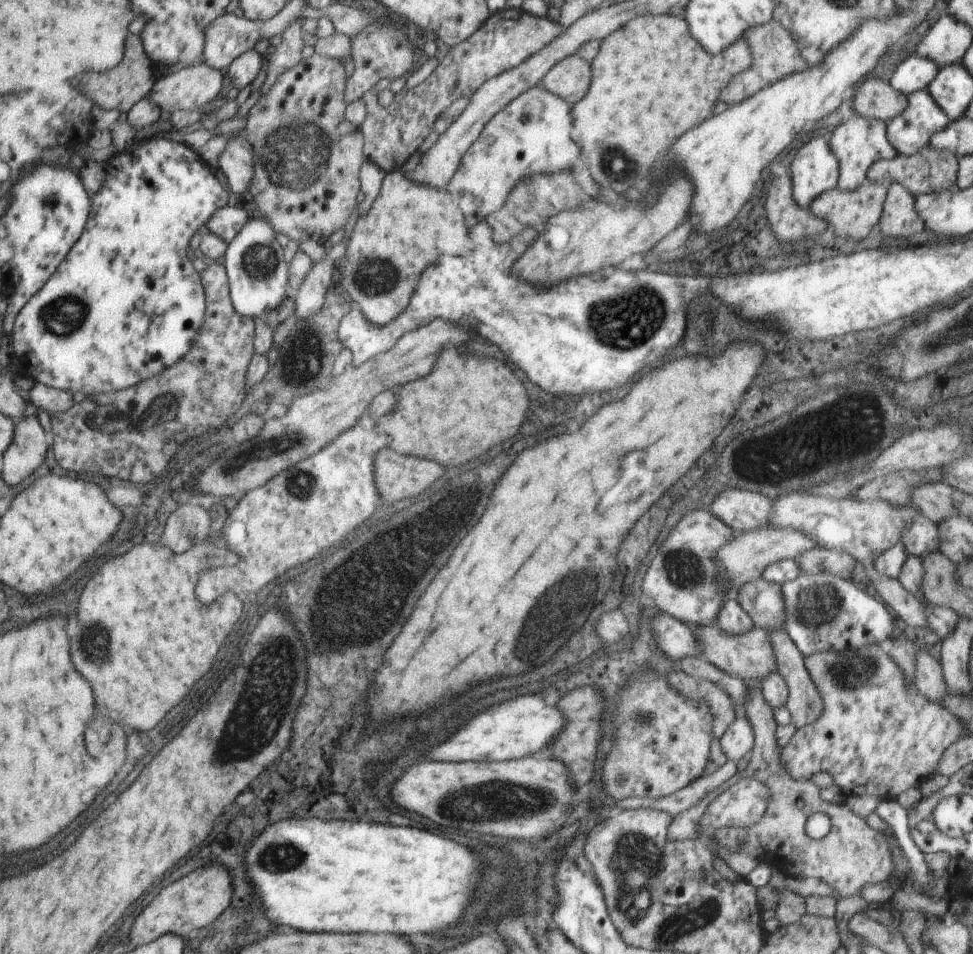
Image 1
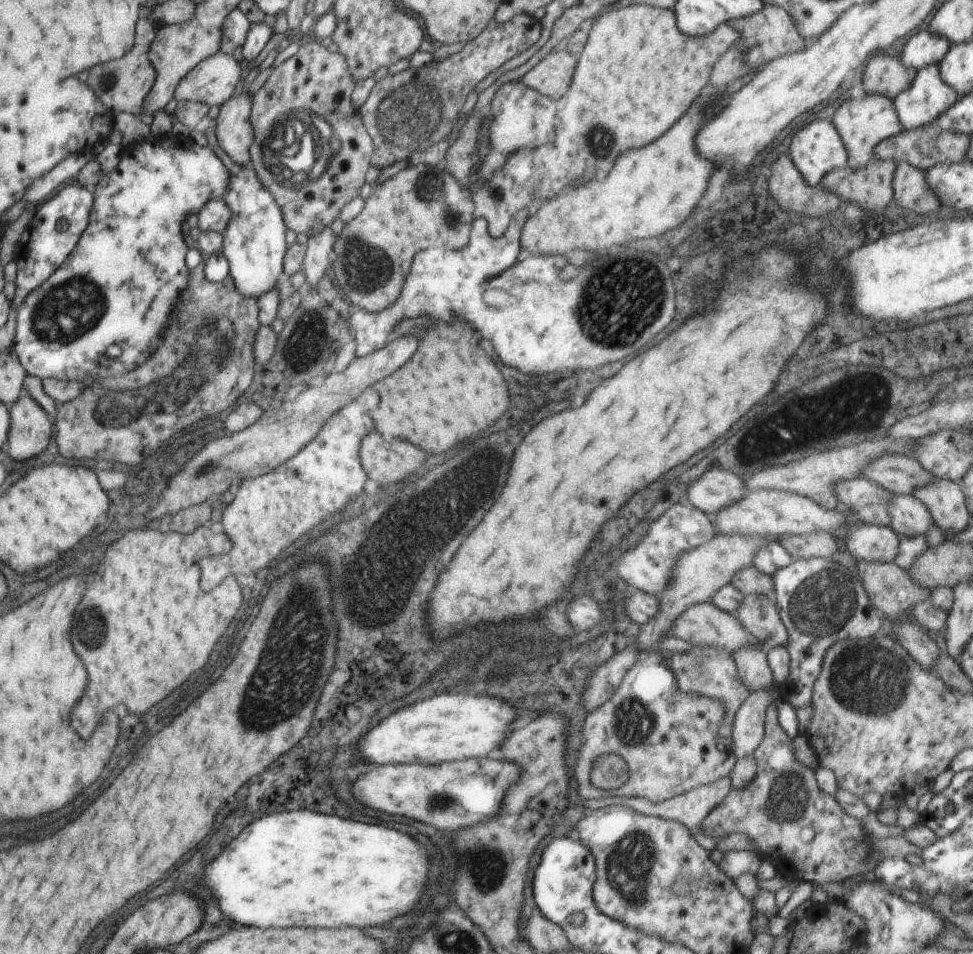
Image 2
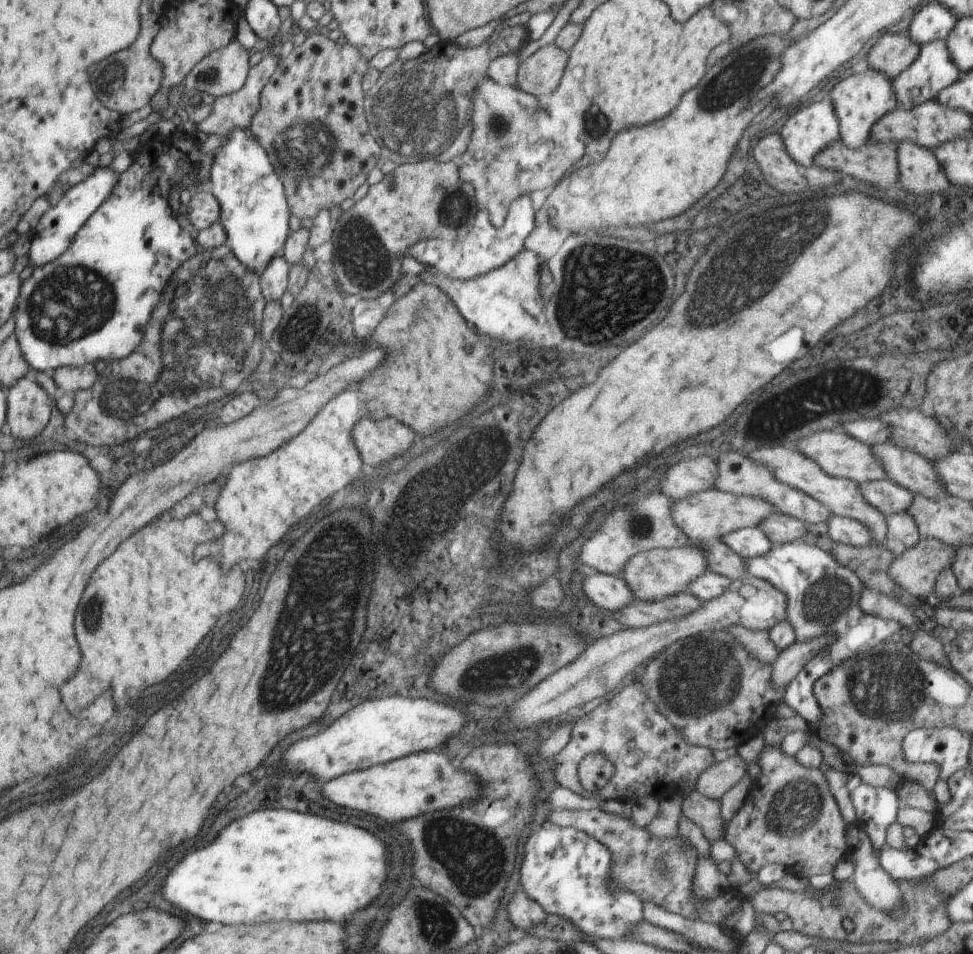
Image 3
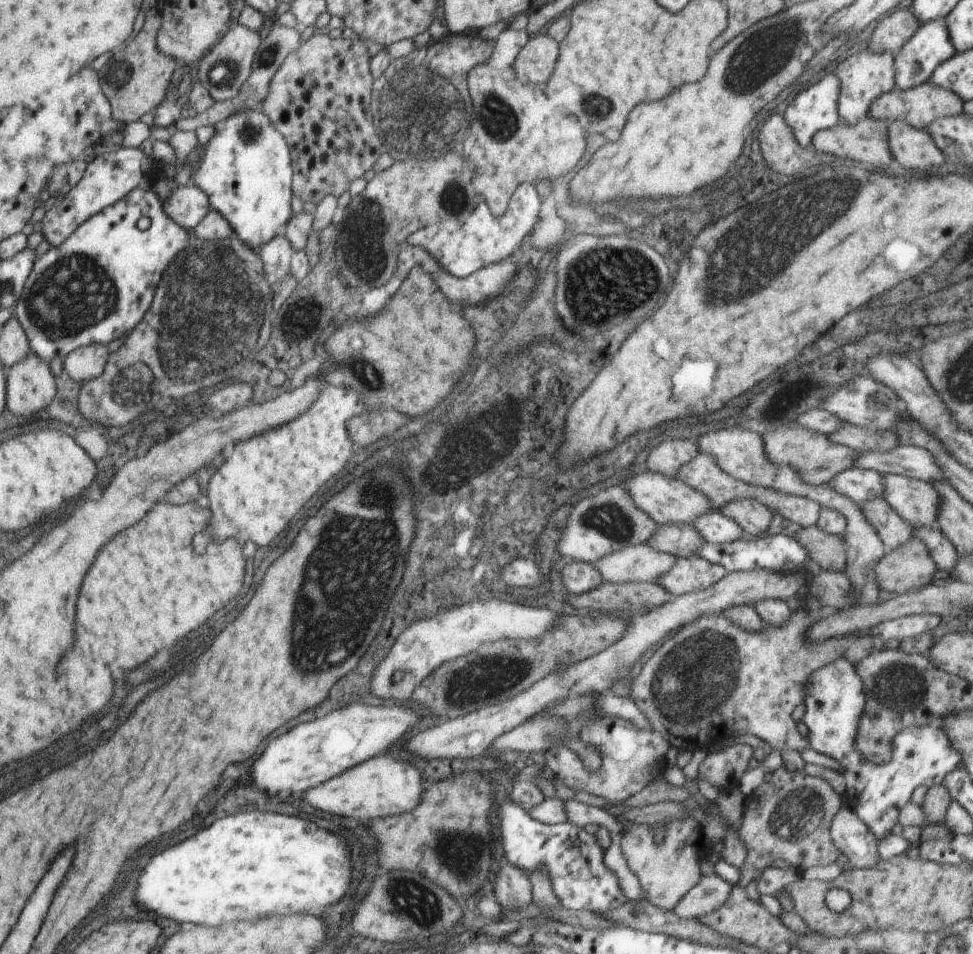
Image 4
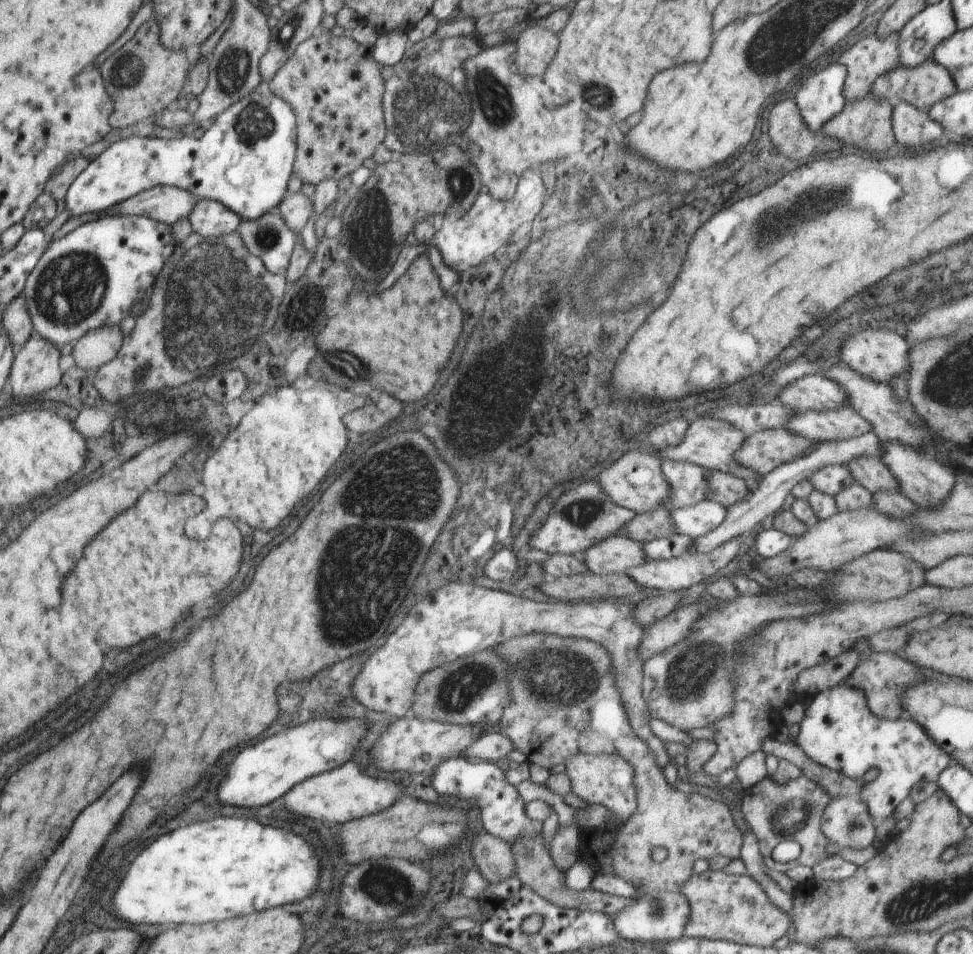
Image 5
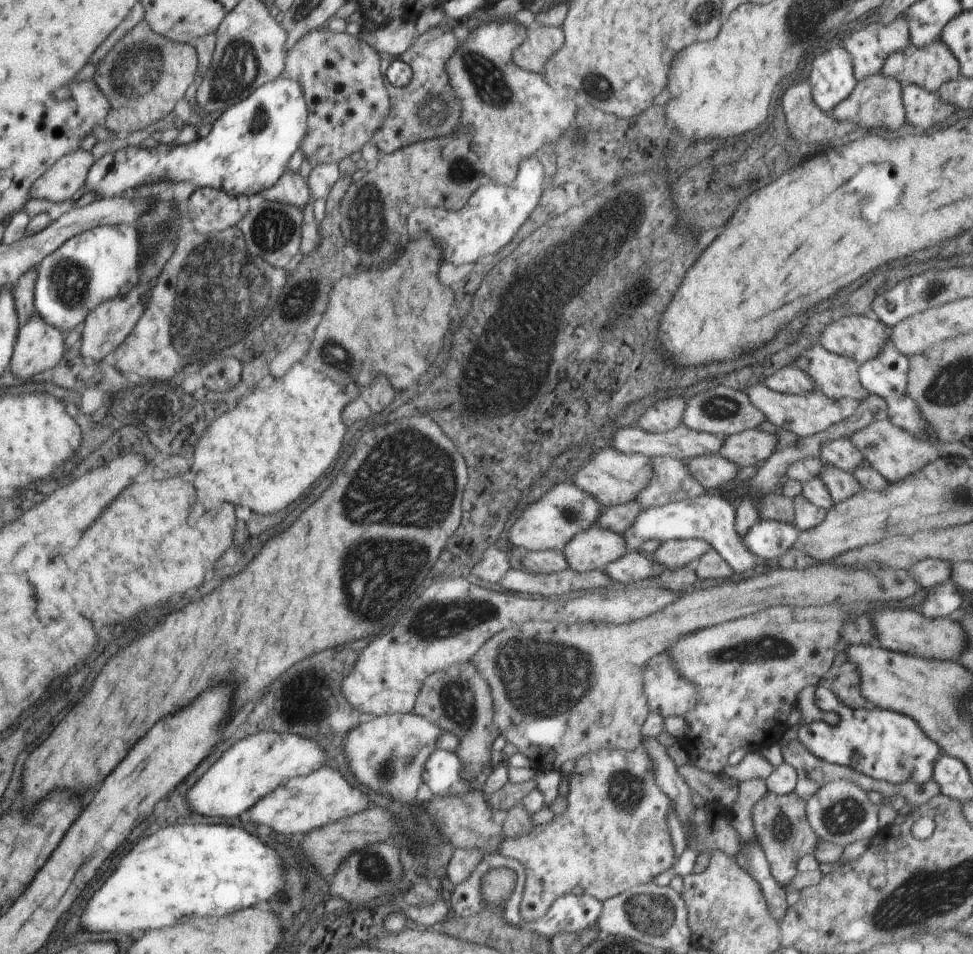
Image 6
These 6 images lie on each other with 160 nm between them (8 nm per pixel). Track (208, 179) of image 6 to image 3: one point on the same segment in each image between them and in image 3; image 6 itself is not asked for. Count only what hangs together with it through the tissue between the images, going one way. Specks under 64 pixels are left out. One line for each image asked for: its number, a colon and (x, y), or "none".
3: (254, 211)
4: (246, 171)
5: (244, 161)

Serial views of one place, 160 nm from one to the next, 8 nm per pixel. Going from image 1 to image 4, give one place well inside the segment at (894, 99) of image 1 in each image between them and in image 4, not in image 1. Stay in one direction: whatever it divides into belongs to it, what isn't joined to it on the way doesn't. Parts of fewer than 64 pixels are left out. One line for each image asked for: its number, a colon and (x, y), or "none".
2: (883, 75)
3: (891, 54)
4: (890, 35)

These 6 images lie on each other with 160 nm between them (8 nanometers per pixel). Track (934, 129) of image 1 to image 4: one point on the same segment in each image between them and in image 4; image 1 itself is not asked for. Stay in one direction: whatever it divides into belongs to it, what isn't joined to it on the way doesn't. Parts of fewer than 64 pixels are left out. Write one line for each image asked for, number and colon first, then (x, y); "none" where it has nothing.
2: (928, 97)
3: (933, 70)
4: (931, 45)

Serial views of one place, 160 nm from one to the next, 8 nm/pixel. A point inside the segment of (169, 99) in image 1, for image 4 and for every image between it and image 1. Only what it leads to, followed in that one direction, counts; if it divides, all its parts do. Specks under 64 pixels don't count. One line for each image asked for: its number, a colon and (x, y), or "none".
2: (212, 81)
3: (223, 72)
4: (222, 71)

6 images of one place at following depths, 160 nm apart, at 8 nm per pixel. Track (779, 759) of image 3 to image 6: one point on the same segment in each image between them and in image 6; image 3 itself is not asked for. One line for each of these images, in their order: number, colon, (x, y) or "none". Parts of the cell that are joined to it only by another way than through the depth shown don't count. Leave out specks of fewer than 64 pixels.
4: (788, 818)
5: (775, 812)
6: (785, 835)

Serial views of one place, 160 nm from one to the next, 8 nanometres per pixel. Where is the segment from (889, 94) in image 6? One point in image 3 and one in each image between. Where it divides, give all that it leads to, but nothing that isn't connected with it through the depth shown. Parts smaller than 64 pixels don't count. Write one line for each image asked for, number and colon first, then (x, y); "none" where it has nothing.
3: (875, 163)
4: (866, 142)
5: (867, 124)

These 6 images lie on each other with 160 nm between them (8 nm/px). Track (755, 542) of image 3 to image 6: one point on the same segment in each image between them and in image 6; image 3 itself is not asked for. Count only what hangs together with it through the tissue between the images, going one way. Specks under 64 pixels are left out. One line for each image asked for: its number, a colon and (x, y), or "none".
4: (714, 527)
5: (695, 520)
6: (711, 517)

